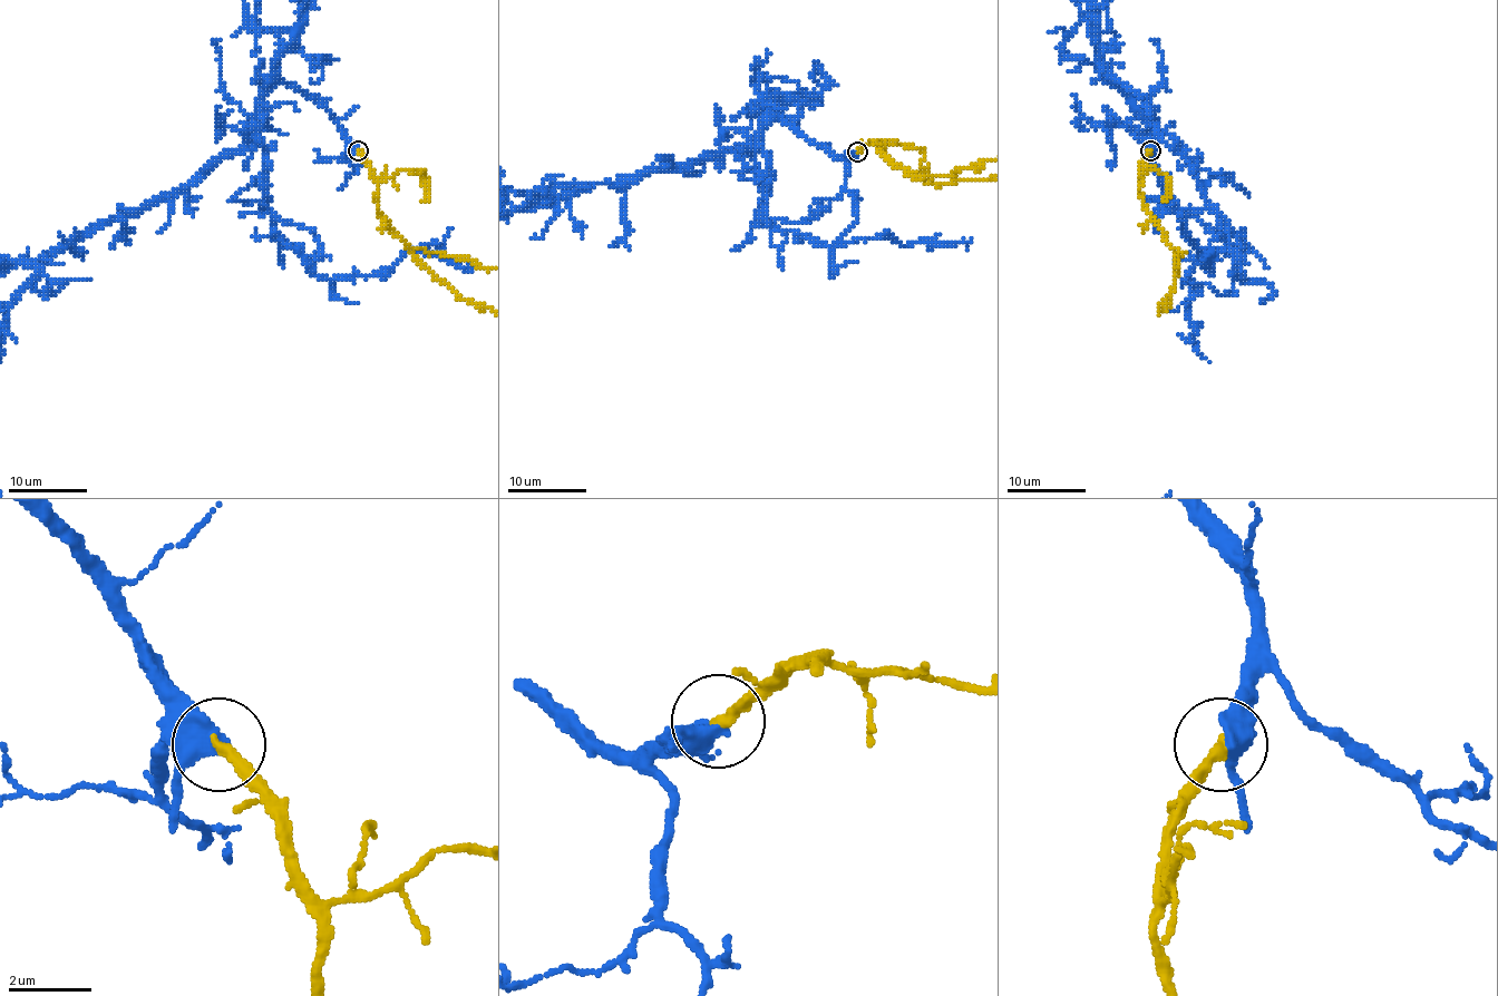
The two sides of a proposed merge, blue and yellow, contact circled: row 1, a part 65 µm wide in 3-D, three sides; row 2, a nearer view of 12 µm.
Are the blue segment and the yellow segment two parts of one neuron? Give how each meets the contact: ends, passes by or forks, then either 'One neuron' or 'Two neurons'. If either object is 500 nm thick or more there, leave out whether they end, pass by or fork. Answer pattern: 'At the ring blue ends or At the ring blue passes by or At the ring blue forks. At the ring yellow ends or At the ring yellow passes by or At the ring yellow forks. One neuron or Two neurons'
At the ring blue passes by. At the ring yellow ends. One neuron

